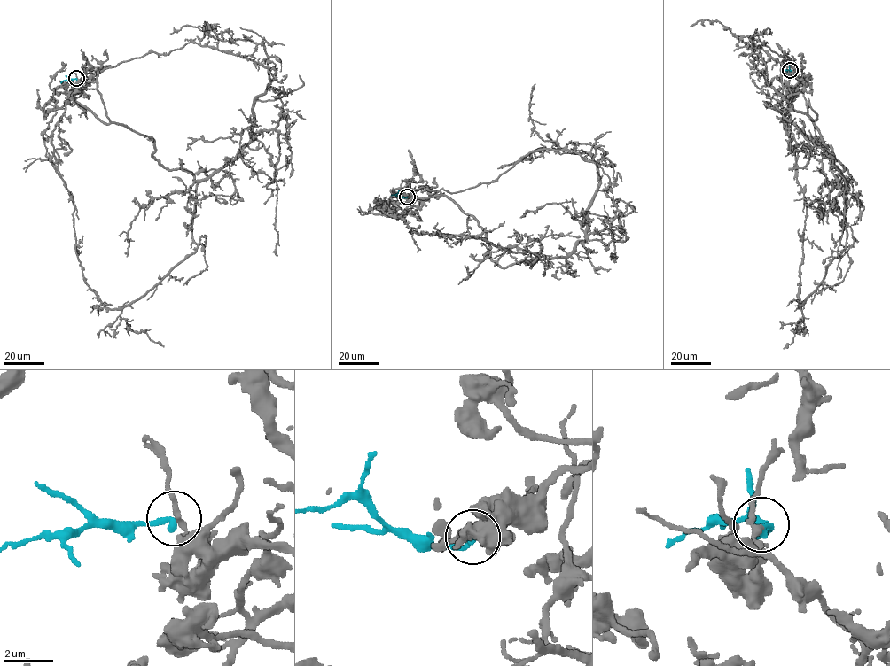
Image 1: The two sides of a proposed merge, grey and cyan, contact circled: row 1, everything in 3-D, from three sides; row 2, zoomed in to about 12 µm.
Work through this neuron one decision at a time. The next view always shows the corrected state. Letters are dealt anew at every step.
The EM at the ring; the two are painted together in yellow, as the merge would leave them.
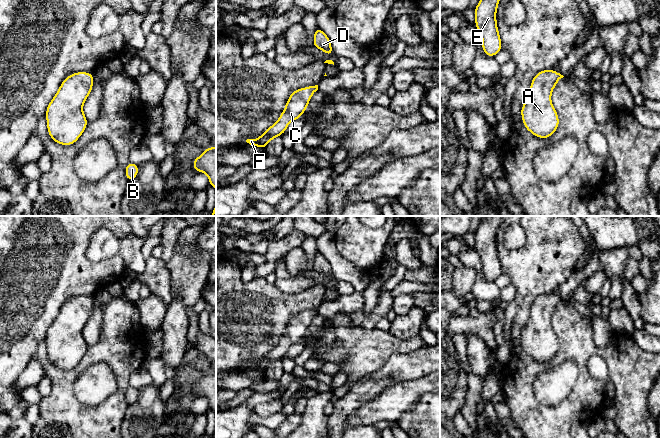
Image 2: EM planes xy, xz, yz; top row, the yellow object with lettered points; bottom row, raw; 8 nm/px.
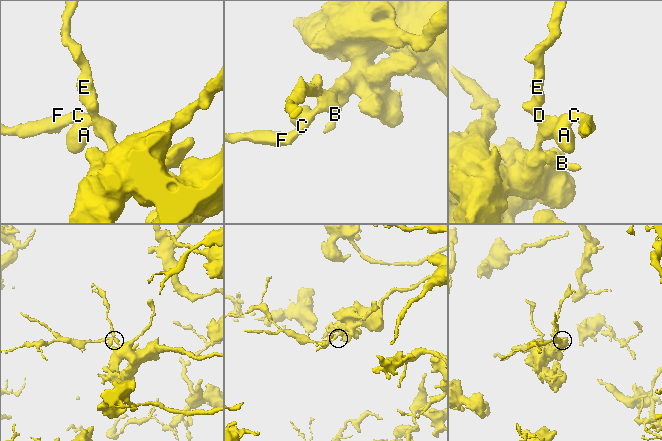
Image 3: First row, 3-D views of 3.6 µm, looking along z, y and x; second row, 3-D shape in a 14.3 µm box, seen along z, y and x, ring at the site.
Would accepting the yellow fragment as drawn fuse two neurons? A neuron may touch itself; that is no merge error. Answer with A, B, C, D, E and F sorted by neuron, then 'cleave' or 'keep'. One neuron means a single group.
A B C D E F; keep

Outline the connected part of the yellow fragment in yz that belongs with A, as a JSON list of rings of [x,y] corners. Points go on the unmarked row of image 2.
[[[552,293],[540,295],[533,301],[521,340],[525,352],[536,361],[548,362],[558,353],[559,342],[551,318],[563,301]]]

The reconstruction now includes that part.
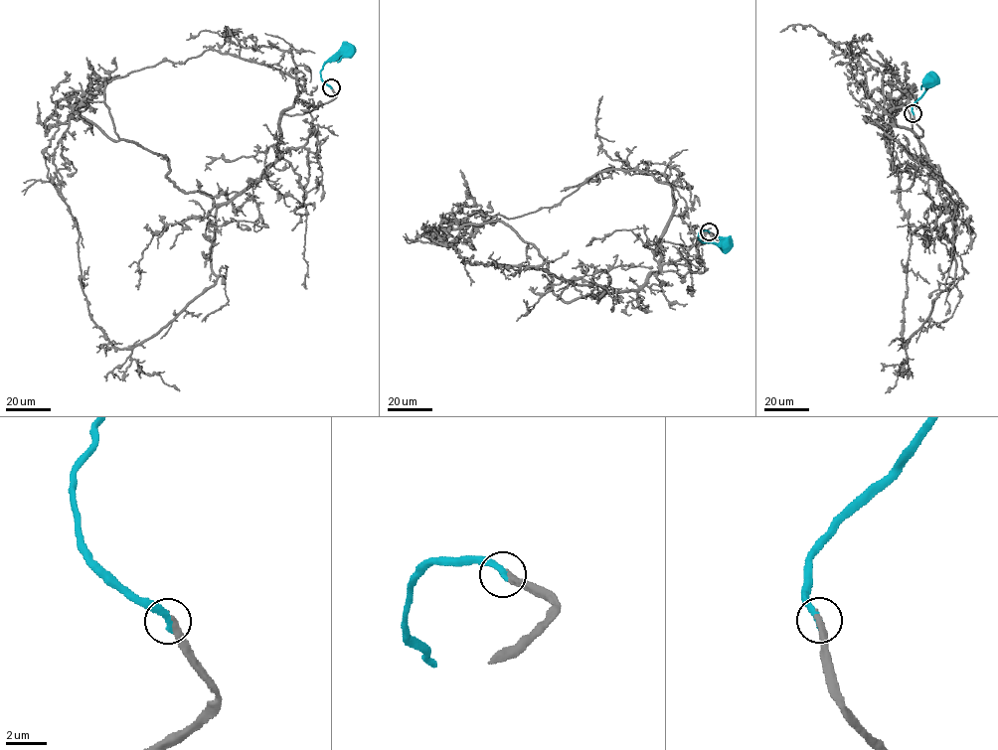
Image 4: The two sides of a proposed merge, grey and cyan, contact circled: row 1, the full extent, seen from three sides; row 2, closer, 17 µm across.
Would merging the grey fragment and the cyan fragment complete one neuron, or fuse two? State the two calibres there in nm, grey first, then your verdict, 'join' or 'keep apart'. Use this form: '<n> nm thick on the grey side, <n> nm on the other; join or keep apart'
320 nm thick on the grey side, 400 nm on the other; join

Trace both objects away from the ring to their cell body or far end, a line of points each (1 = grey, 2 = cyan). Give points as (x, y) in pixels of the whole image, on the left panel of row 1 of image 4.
1: (331, 87), (283, 114), (297, 81), (228, 54), (131, 72), (73, 109), (59, 194), (37, 180), (24, 195)
2: (331, 87), (322, 79), (323, 67), (348, 52)

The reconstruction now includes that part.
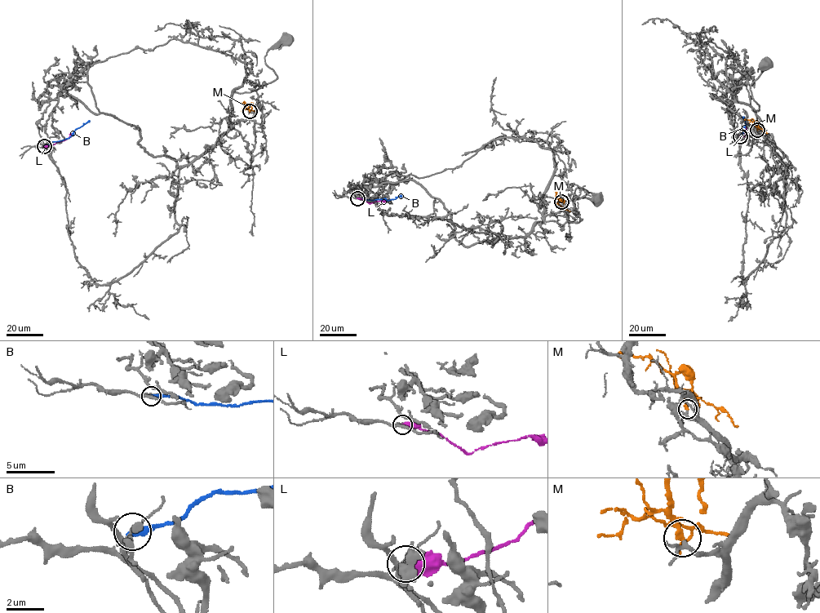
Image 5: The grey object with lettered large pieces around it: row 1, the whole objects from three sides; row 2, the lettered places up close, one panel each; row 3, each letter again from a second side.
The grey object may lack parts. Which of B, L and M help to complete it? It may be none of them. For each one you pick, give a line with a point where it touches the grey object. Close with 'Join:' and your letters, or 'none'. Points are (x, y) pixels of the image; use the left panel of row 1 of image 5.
M: meets grey at (250, 111)
Join: M

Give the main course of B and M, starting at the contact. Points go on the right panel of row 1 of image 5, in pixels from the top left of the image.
B: (740, 135), (746, 125), (742, 117)
M: (757, 130), (756, 126), (767, 133)

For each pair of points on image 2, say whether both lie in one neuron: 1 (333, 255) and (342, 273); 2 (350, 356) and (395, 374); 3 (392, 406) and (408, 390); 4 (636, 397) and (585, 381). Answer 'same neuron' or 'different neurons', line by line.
1: same neuron
2: different neurons
3: same neuron
4: same neuron

